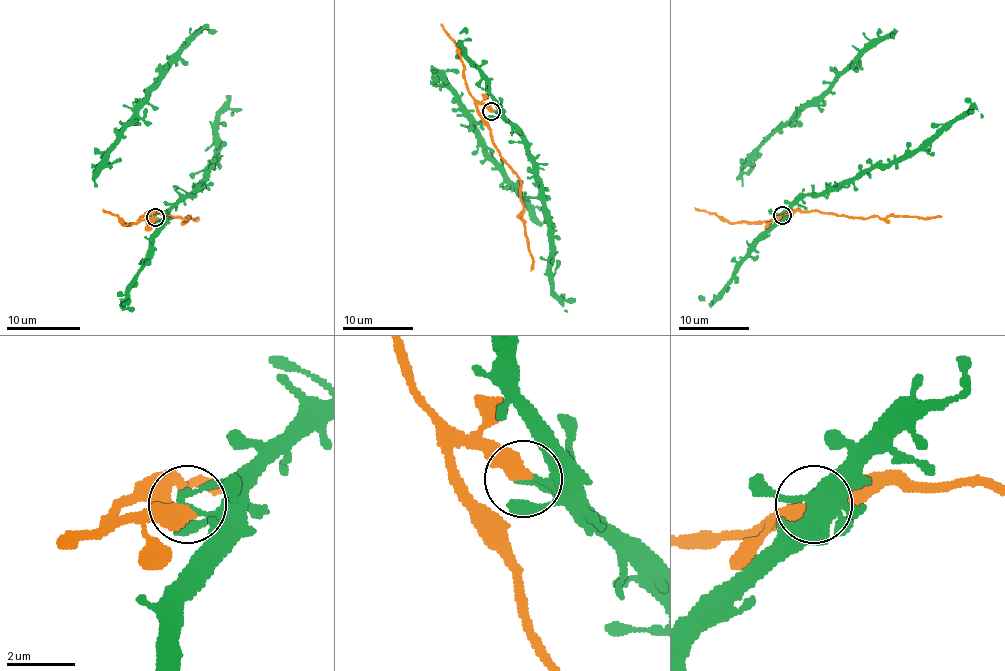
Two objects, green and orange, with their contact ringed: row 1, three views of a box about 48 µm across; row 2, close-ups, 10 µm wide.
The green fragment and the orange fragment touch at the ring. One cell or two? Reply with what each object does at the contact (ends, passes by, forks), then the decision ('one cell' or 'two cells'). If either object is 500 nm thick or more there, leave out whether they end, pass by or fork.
two cells

